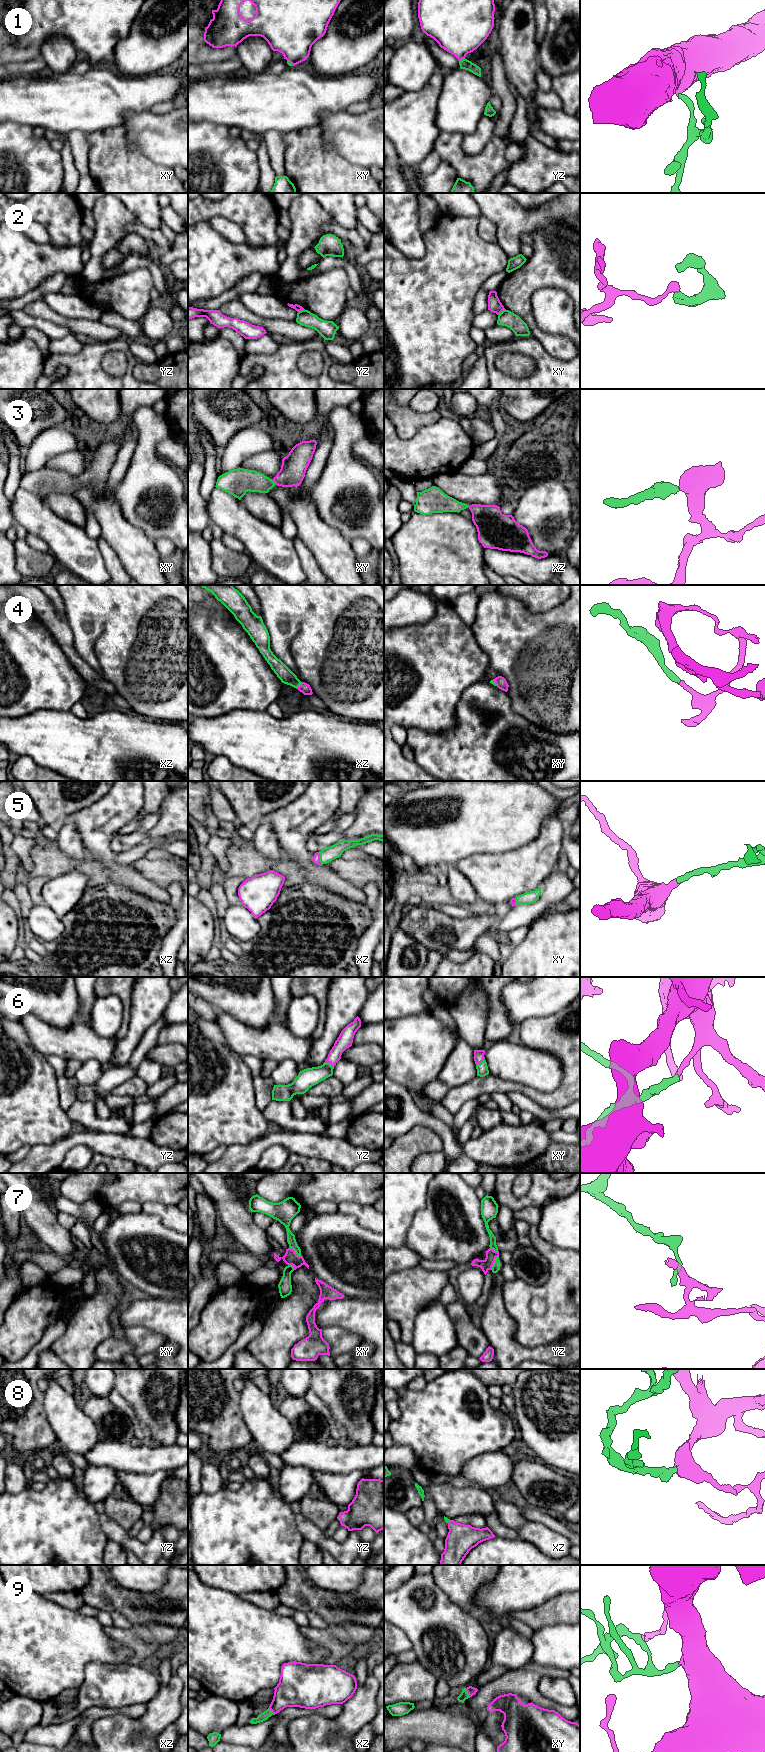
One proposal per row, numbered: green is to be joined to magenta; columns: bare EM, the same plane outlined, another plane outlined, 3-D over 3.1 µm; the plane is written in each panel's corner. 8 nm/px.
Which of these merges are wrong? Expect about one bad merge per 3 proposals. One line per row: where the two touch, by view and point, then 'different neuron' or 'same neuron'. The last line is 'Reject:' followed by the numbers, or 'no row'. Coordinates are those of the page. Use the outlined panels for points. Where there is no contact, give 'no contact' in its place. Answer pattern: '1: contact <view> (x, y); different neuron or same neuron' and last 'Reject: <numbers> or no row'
1: contact yz (461, 59); same neuron
2: contact xy (501, 311); different neuron
3: contact xy (274, 482); same neuron
4: contact xz (300, 685); same neuron
5: contact xz (319, 858); same neuron
6: contact yz (329, 1062); same neuron
7: contact yz (494, 1261); different neuron
8: contact yz (339, 1518); same neuron
9: contact xy (467, 1692); same neuron
Reject: 2, 7

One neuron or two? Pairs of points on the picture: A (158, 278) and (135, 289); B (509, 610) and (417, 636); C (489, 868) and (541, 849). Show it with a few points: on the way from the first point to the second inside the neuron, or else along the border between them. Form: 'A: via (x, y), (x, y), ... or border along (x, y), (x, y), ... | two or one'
A: border along (131, 270), (146, 268), (151, 274), (154, 287) | two
B: border along (470, 627), (476, 643), (481, 648) | two
C: via (502, 868), (522, 868), (528, 862) | one

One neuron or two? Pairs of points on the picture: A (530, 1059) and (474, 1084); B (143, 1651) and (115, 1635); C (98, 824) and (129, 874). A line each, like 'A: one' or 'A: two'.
A: two
B: one
C: one

